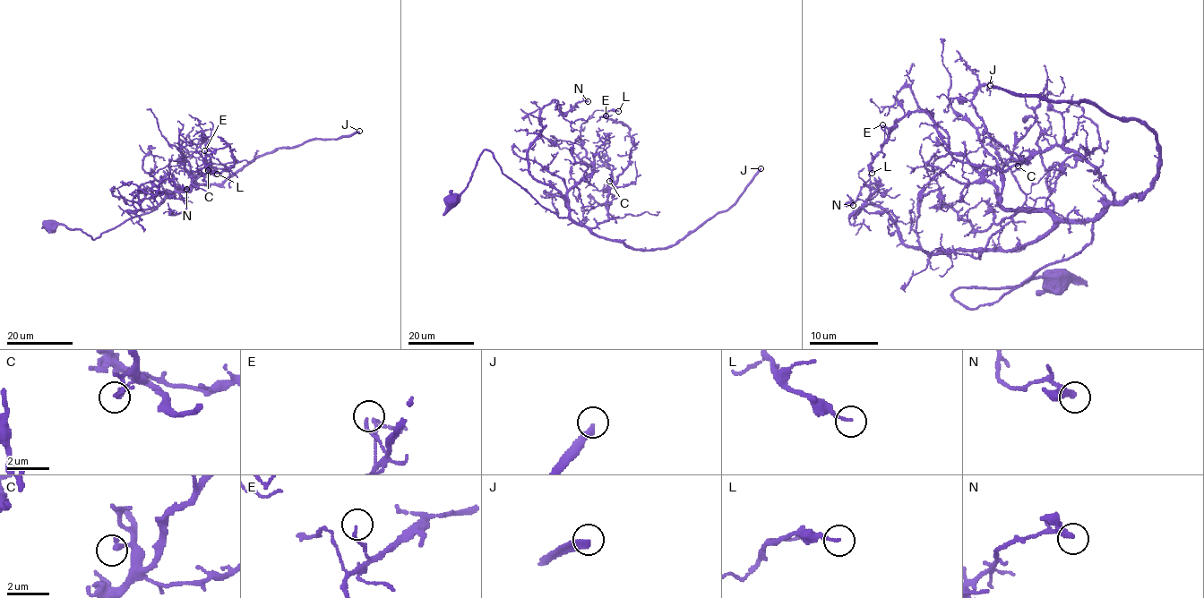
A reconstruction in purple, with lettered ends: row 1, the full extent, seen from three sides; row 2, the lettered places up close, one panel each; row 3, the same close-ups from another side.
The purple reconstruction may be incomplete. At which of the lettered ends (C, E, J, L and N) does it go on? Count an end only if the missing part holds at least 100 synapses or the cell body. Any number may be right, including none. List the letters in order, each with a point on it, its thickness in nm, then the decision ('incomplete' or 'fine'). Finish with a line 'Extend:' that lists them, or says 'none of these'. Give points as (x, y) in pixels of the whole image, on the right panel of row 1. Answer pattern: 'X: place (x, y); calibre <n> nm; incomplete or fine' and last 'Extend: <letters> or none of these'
C: place (1018, 166); calibre 260 nm; fine
E: place (882, 124); calibre 130 nm; fine
J: place (990, 85); calibre 280 nm; incomplete
L: place (872, 173); calibre 150 nm; fine
N: place (853, 205); calibre 240 nm; fine
Extend: J

